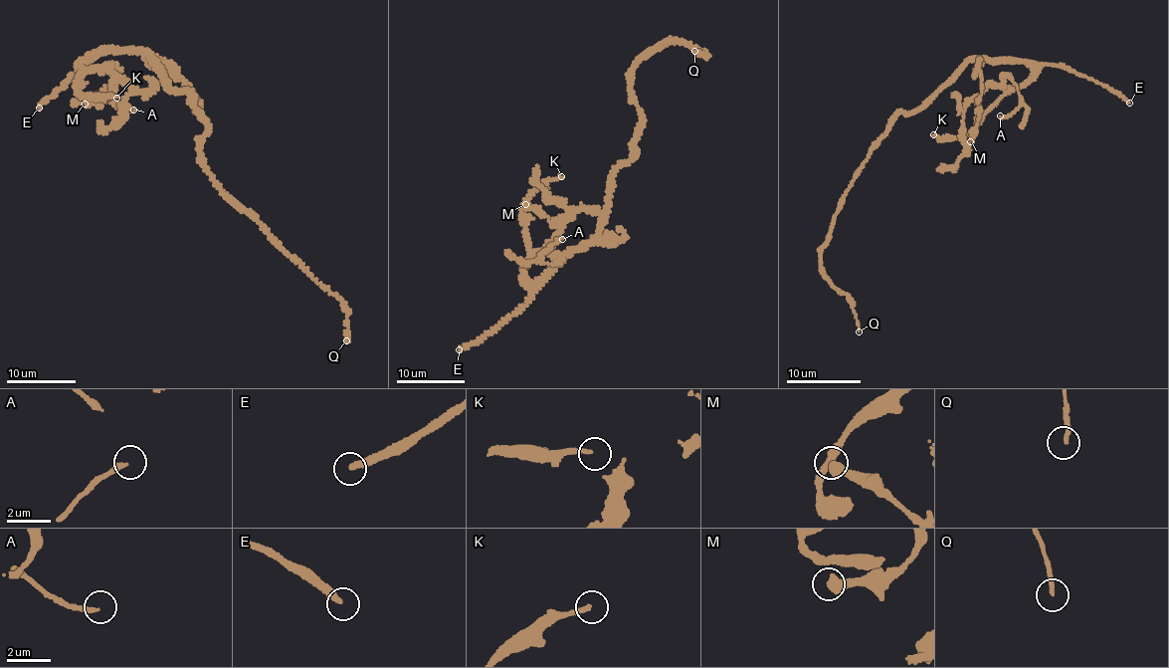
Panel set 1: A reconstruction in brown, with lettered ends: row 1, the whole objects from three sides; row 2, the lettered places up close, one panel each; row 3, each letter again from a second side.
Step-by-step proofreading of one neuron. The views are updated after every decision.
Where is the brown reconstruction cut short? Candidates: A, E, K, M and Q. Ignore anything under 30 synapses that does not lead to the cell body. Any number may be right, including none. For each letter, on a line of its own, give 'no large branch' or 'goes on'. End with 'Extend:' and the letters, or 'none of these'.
A: no large branch
E: goes on
K: no large branch
M: no large branch
Q: no large branch
Extend: E

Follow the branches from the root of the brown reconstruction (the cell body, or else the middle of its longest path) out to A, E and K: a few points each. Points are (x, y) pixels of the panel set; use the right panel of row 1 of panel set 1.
A: (902, 111), (972, 60), (1027, 65), (1027, 80), (1006, 87), (1002, 79), (1016, 83), (1019, 105), (1000, 115)
E: (902, 111), (905, 114), (922, 105), (955, 71), (979, 60), (993, 65), (1021, 60), (1073, 71), (1129, 103)
K: (902, 111), (922, 105), (972, 60), (1031, 69), (977, 127), (952, 138), (933, 134)

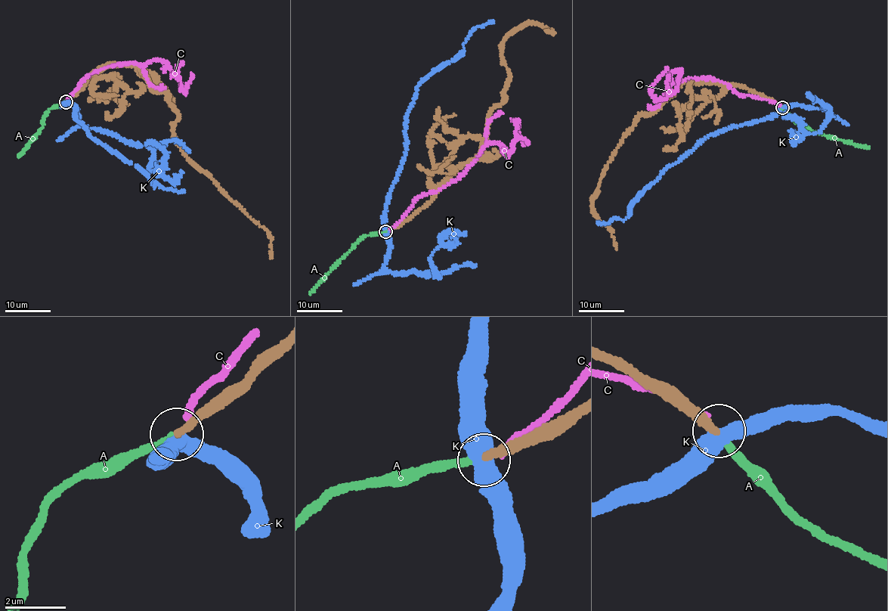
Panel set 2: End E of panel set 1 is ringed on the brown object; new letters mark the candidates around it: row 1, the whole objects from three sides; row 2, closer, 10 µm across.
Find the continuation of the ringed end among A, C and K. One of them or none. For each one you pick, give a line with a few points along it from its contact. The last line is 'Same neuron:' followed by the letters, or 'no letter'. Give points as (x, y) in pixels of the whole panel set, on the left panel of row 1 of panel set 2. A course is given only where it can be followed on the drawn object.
A: course (65, 101), (54, 106), (46, 113), (41, 129), (18, 157)
Same neuron: A

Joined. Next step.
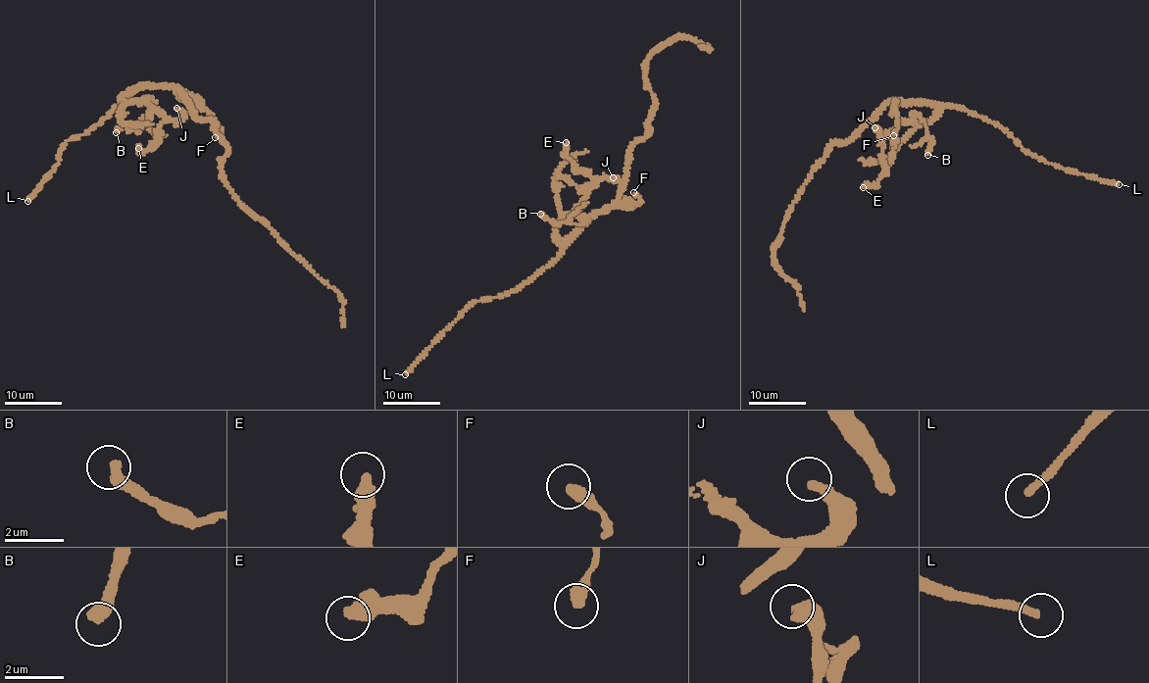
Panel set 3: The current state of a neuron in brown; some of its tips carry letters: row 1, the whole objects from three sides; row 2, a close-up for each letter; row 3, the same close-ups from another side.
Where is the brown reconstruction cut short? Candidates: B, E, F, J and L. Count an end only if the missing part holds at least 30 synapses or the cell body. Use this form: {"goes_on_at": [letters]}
{"goes_on_at": ["L"]}

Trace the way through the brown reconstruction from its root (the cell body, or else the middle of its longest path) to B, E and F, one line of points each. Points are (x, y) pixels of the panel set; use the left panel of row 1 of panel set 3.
B: (192, 113), (183, 94), (174, 87), (140, 85), (121, 98), (151, 101), (152, 109), (116, 132)
E: (192, 113), (174, 87), (142, 84), (126, 92), (125, 101), (141, 99), (163, 117), (160, 140), (138, 148)
F: (192, 113), (180, 88), (202, 103), (221, 128), (222, 133), (215, 137)

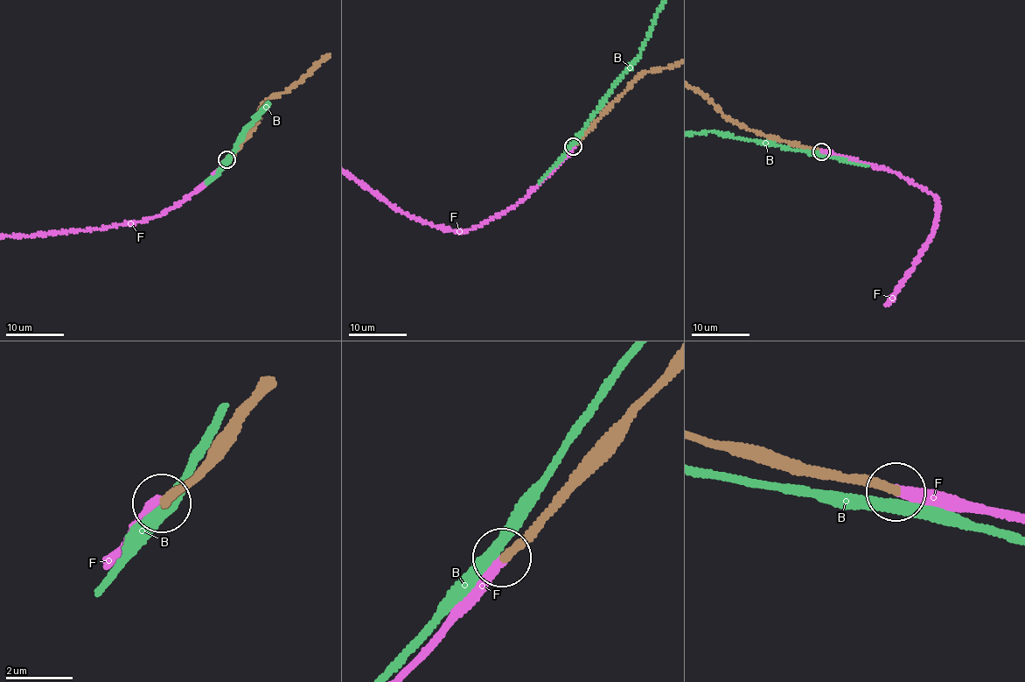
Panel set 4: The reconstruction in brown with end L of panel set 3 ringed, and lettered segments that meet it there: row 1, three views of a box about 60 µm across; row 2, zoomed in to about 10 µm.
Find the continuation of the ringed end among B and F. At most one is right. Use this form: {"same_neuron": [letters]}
{"same_neuron": ["F"]}

